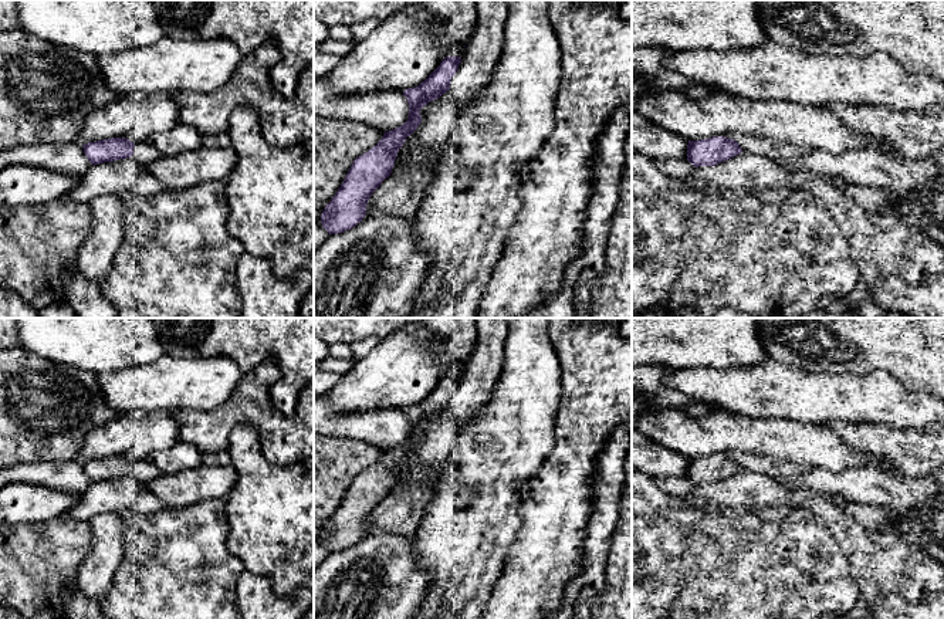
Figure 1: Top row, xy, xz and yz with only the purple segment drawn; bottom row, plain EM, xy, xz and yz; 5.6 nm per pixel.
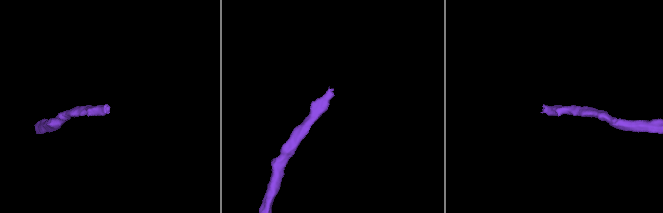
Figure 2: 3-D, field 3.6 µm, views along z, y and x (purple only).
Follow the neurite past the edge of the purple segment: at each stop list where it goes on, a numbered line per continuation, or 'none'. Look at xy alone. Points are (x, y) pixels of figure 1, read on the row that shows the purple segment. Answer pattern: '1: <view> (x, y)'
1: xy (144, 152)

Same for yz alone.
none

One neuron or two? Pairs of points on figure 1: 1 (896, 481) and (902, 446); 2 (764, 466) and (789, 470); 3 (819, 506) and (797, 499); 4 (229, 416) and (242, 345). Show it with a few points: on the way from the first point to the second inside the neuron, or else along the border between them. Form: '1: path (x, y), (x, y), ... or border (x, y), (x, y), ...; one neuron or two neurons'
1: border (893, 466), (909, 474), (929, 476); two neurons
2: path (770, 466), (784, 470); one neuron
3: border (814, 493), (804, 504); two neurons
4: border (251, 369), (244, 374); two neurons

